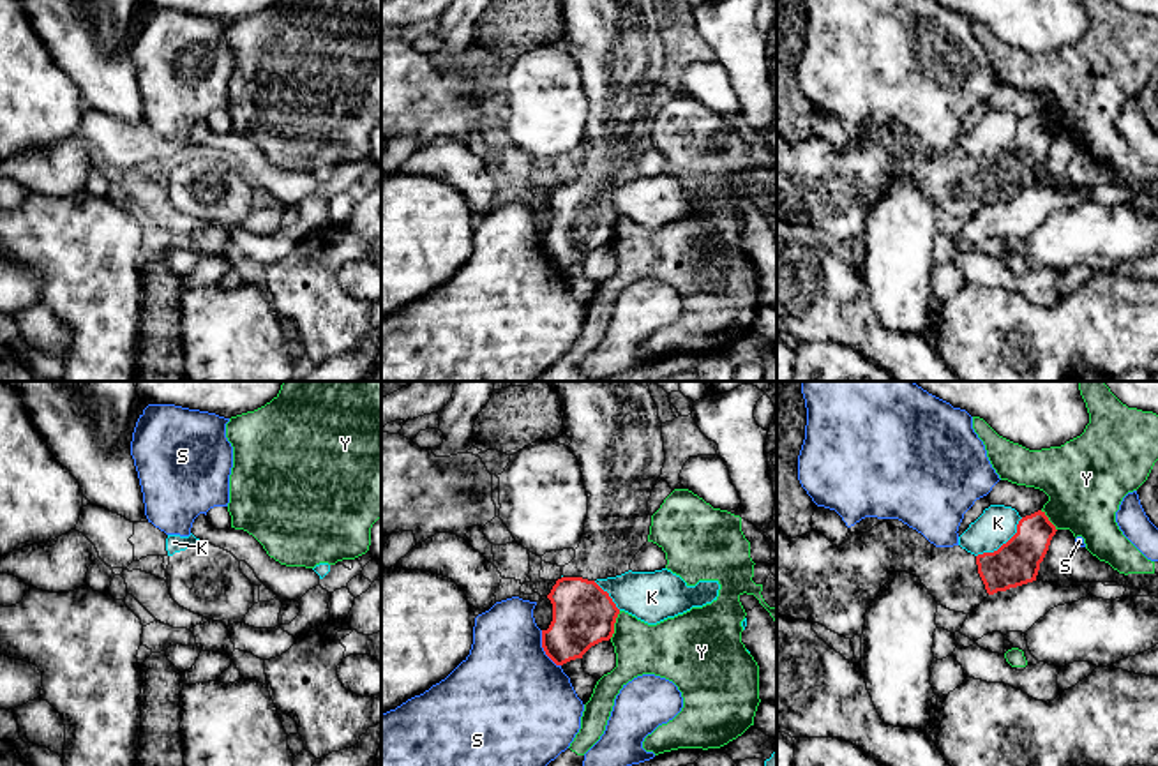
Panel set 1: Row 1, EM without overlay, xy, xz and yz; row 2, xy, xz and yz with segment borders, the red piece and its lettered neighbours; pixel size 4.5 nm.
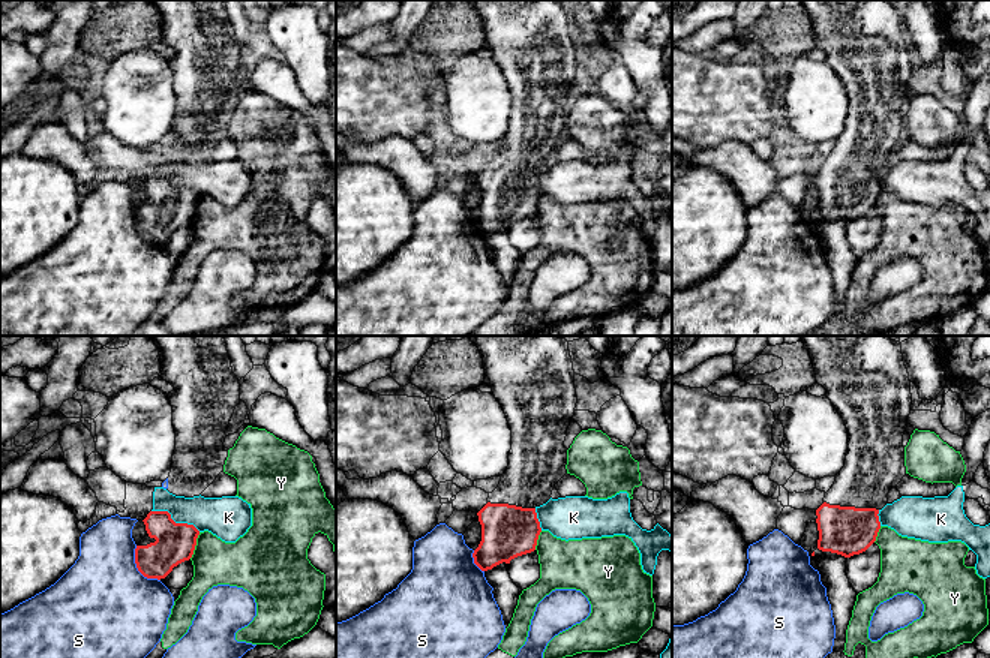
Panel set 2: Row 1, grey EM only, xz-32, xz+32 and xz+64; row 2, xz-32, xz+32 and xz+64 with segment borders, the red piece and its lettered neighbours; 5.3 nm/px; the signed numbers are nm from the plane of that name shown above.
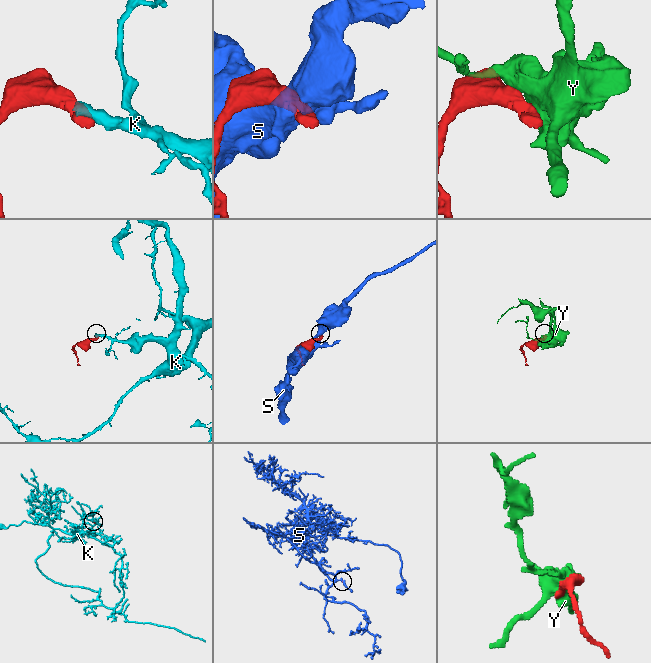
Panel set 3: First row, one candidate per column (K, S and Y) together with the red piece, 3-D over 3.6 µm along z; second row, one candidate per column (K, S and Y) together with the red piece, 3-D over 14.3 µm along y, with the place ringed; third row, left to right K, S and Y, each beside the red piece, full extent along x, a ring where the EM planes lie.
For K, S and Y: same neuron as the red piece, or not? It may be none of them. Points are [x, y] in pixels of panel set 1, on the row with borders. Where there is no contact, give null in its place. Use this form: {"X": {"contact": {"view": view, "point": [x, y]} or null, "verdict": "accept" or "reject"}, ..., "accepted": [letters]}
{"K": {"contact": {"view": "yz", "point": [1003, 544]}, "verdict": "reject"}, "S": {"contact": {"view": "xz", "point": [544, 650]}, "verdict": "reject"}, "Y": {"contact": {"view": "xz", "point": [613, 625]}, "verdict": "reject"}, "accepted": []}

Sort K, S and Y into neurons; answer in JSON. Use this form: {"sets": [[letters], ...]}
{"sets": [["K"], ["S"], ["Y"]]}

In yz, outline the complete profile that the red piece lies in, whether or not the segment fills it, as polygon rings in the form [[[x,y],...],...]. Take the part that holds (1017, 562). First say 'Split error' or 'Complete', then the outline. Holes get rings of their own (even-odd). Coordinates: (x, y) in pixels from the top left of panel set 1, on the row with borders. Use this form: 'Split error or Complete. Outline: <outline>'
Split error. Outline: [[[1038,510],[1022,517],[1017,533],[997,551],[974,556],[960,545],[936,547],[916,529],[888,522],[868,533],[849,531],[838,547],[814,529],[791,538],[777,528],[777,614],[819,623],[846,639],[861,637],[865,612],[893,572],[916,575],[937,605],[971,614],[989,595],[1036,581],[1056,531],[1045,512]]]

